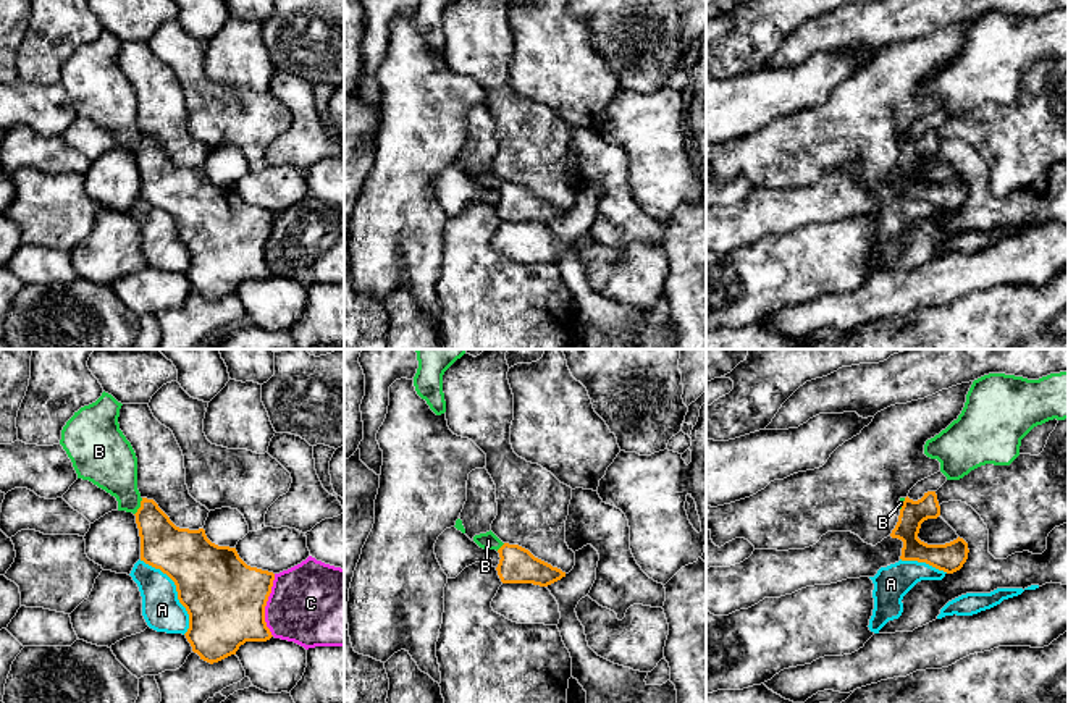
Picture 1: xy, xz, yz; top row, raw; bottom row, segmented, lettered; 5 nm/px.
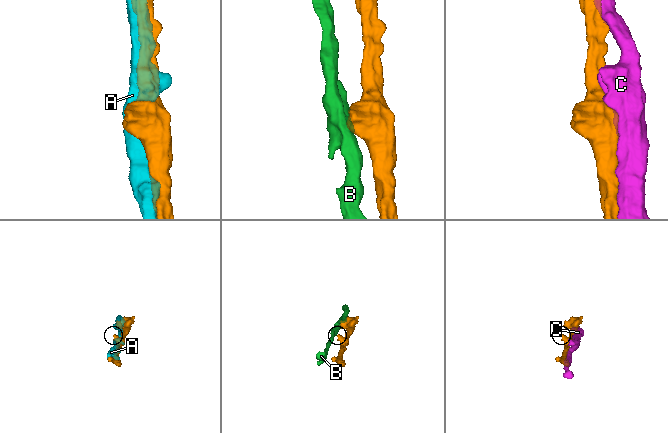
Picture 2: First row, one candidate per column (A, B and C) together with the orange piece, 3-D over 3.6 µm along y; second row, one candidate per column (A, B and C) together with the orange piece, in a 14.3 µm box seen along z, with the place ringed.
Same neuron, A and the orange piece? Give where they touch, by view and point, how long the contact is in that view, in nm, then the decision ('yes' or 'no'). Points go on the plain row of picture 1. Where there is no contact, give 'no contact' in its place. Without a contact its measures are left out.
xy (176, 228) | 440 nm | no

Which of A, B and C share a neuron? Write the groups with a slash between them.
A / B / C

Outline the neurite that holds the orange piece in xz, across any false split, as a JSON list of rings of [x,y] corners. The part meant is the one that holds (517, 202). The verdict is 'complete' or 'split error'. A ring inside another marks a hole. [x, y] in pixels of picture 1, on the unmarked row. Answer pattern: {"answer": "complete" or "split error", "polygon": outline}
{"answer": "complete", "polygon": [[[504,181],[498,191],[501,197],[496,208],[502,221],[548,225],[566,215],[566,210],[535,196],[528,187],[519,183]]]}

